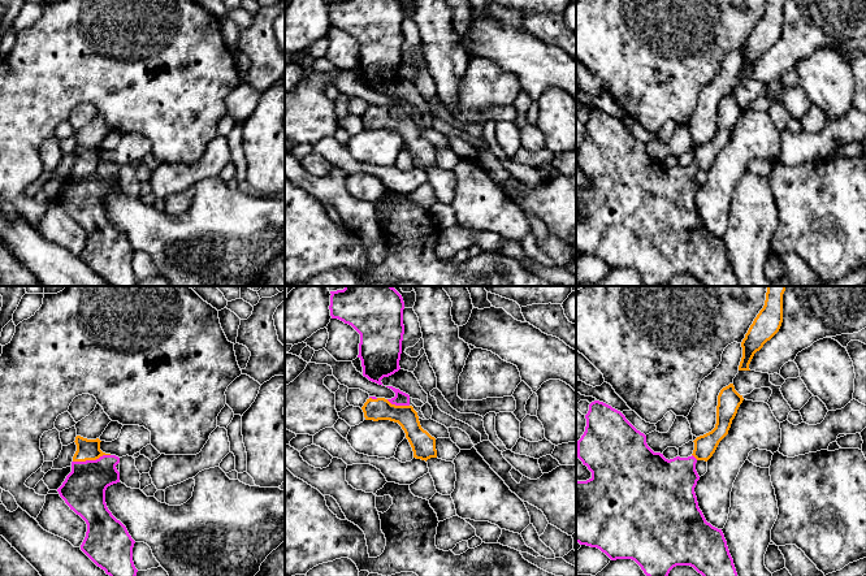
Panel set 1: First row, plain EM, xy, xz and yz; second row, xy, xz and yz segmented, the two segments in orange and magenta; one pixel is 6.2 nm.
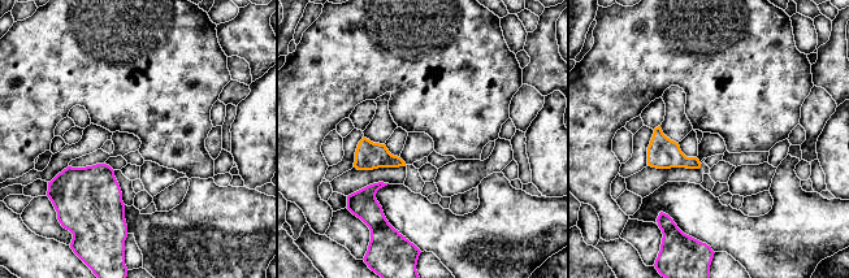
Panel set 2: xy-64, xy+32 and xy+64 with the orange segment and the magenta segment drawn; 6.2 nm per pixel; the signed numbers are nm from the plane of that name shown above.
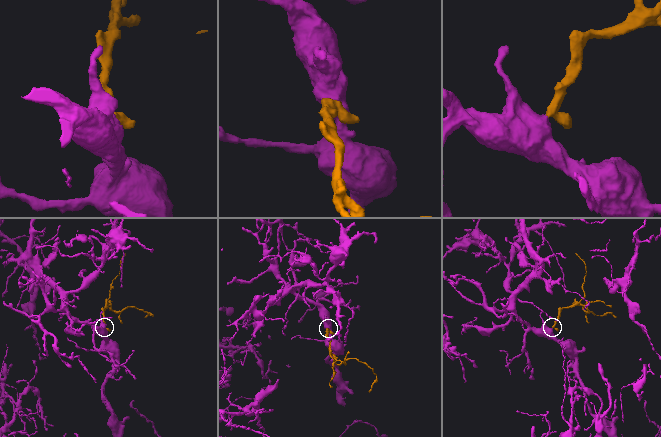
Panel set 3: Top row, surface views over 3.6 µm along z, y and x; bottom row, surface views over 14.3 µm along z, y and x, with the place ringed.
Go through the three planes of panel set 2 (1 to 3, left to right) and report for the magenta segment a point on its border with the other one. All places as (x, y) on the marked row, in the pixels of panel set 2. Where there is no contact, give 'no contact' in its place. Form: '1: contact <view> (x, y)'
1: no contact
2: no contact
3: no contact

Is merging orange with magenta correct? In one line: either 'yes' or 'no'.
yes

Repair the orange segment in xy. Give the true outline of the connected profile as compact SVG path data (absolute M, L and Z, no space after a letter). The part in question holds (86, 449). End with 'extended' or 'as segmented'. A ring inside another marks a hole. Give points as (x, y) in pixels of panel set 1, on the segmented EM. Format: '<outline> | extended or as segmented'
M75 437L77 451L72 462L72 472L57 489L65 503L79 515L87 524L86 537L81 550L109 576L137 576L138 569L133 562L133 547L135 541L126 527L117 520L105 503L108 486L120 482L120 472L116 465L120 458L100 450L100 439Z | extended

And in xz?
M393 386L386 387L391 389L395 397L391 399L369 397L361 407L365 420L398 423L412 447L413 458L425 462L437 458L436 438L421 428L417 412L410 404L410 395Z | extended

